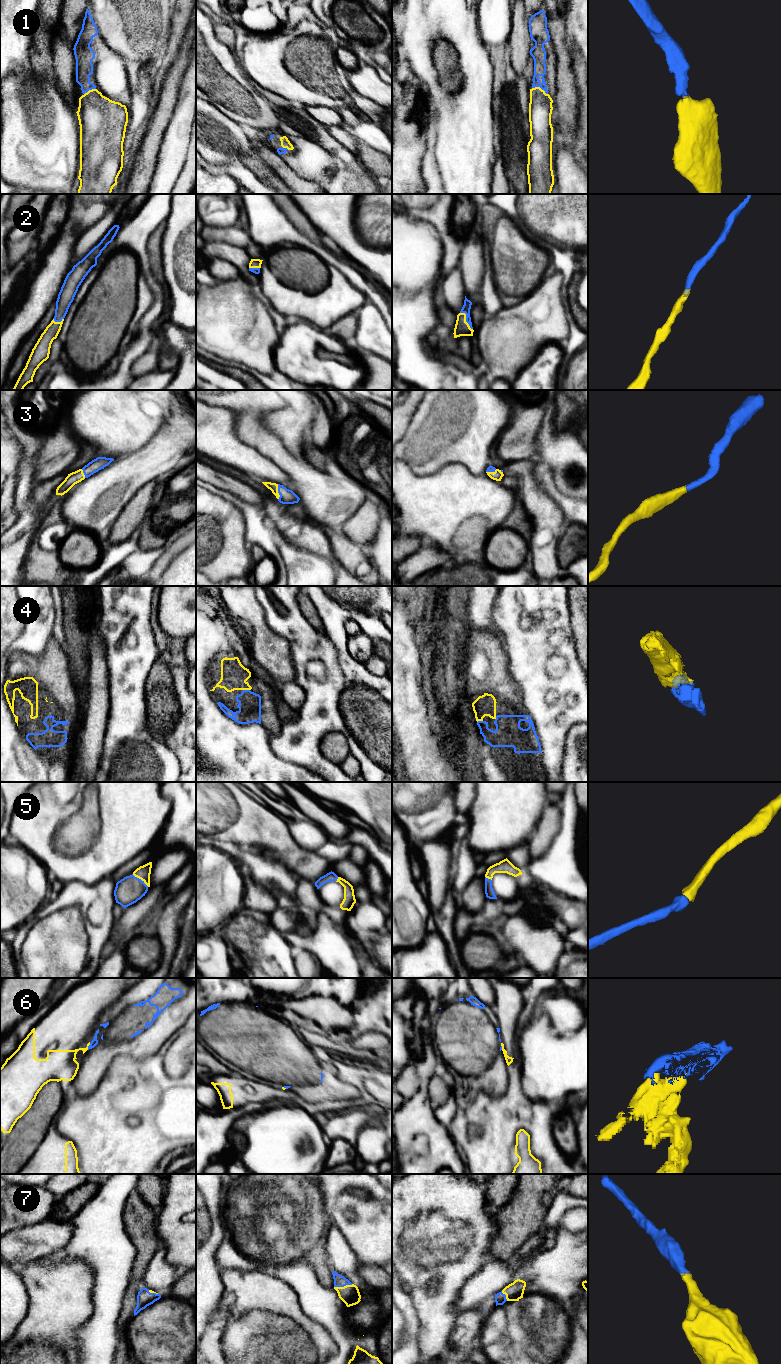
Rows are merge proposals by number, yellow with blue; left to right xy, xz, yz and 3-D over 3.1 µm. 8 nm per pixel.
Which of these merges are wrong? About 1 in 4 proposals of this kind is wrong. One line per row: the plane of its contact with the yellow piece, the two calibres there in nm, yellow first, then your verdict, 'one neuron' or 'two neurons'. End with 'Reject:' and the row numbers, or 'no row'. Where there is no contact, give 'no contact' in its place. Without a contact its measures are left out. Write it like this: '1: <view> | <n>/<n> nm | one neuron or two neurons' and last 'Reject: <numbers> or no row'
1: yz | 190/110 nm | one neuron
2: yz | 120/70 nm | one neuron
3: xz | 70/120 nm | one neuron
4: xz | 220/180 nm | one neuron
5: xy | 110/220 nm | one neuron
6: xy | 200/60 nm | two neurons
7: xz | 160/100 nm | one neuron
Reject: 6

